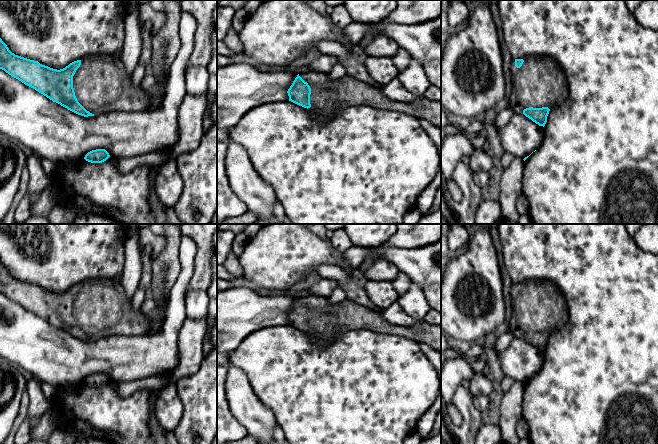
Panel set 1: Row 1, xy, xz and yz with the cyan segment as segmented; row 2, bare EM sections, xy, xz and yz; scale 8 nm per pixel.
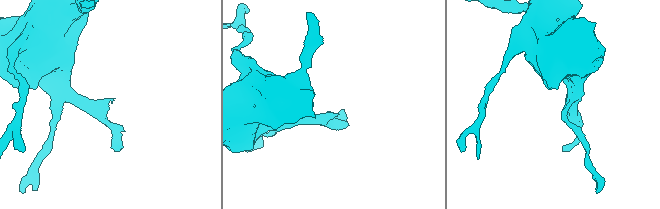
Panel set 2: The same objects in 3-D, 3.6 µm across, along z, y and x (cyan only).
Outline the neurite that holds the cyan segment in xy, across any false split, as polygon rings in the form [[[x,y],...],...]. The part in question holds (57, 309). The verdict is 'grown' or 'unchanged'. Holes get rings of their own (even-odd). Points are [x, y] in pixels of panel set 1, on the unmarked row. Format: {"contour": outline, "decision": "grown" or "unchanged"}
{"contour": [[[0,262],[0,293],[84,341],[149,331],[147,314],[132,310],[117,279],[91,279],[57,294],[15,279]]], "decision": "grown"}

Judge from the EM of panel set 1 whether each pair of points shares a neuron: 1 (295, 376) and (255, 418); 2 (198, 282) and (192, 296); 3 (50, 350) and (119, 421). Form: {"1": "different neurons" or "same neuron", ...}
{"1": "different neurons", "2": "different neurons", "3": "different neurons"}

